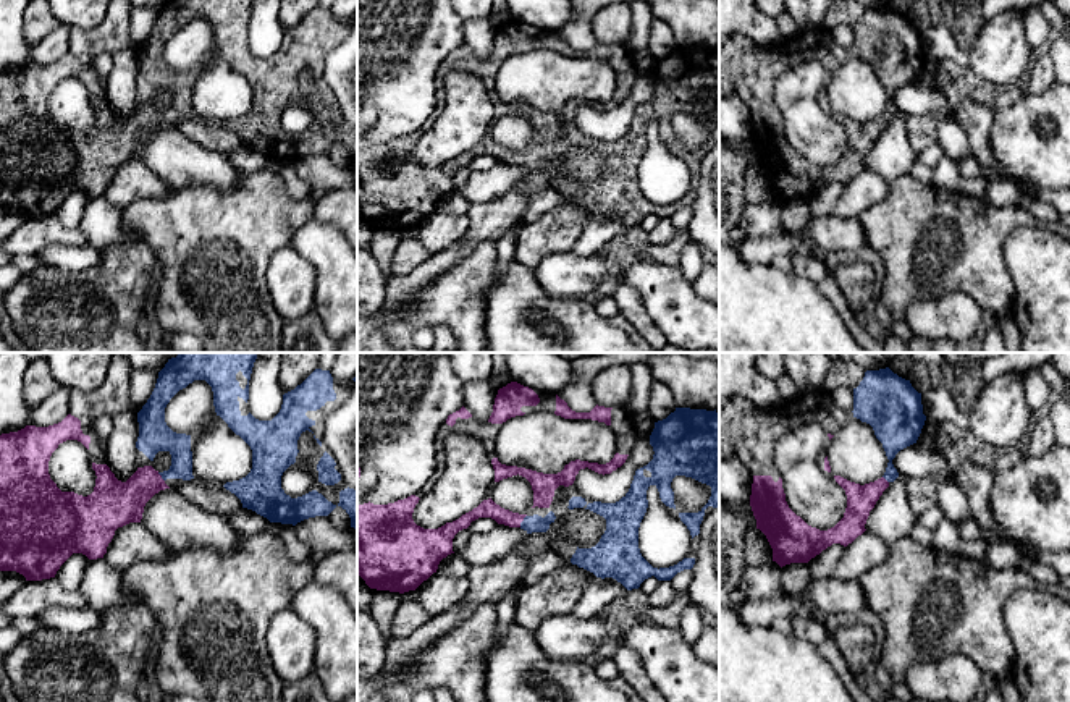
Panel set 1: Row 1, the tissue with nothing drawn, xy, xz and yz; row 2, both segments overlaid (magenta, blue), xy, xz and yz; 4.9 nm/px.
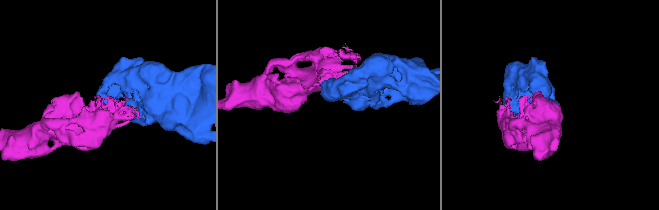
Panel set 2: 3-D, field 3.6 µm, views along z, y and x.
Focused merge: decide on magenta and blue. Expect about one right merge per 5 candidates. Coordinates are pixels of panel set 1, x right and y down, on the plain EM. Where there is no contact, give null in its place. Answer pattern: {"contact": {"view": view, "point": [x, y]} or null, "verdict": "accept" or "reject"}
{"contact": {"view": "xz", "point": [522, 157]}, "verdict": "accept"}

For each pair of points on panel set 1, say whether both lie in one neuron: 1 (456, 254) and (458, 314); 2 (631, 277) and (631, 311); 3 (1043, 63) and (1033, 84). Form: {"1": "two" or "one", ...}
{"1": "two", "2": "two", "3": "one"}

